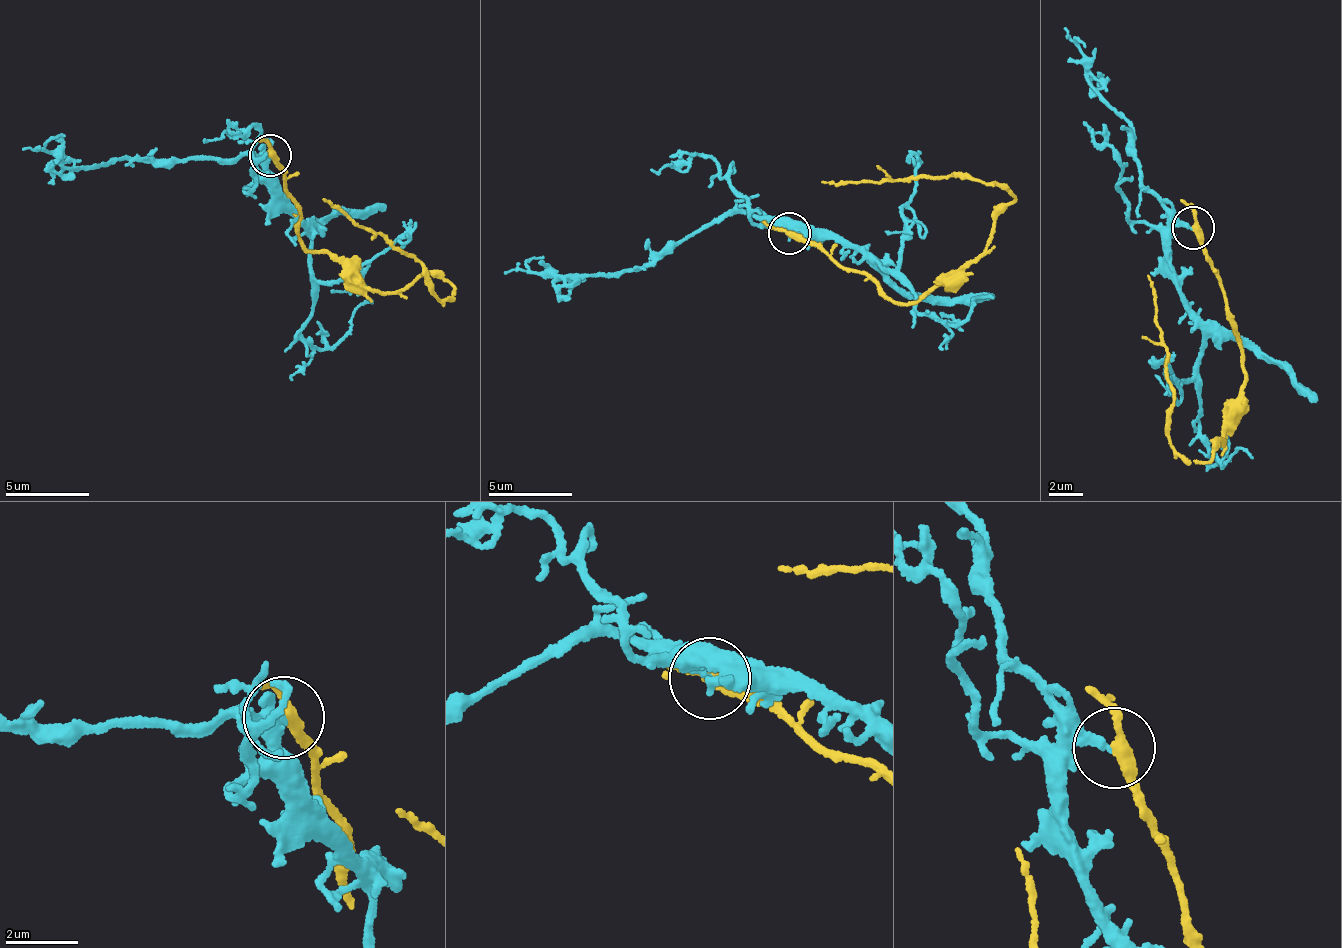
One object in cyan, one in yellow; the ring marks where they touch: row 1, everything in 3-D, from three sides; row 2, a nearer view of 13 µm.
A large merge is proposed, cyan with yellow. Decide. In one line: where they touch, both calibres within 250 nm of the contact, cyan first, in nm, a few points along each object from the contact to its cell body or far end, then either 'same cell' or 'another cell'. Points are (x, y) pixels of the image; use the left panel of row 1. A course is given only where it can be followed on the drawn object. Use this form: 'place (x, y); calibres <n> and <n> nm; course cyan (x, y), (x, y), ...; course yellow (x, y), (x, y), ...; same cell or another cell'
place (270, 155); calibres 240 and 320 nm; course cyan (271, 156), (274, 204), (311, 236), (311, 319), (301, 337), (332, 344), (360, 305), (372, 302); course yellow (271, 156), (284, 174), (305, 245), (379, 292), (427, 274), (454, 289), (439, 298), (429, 269), (321, 198); another cell

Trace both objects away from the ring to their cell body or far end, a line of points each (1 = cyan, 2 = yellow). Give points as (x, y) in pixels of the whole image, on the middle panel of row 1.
1: (790, 232), (781, 227), (871, 256), (918, 299), (921, 314), (944, 321), (965, 318), (973, 300), (994, 299)
2: (790, 232), (904, 305), (984, 256), (993, 217), (1012, 194), (958, 170), (819, 182)

